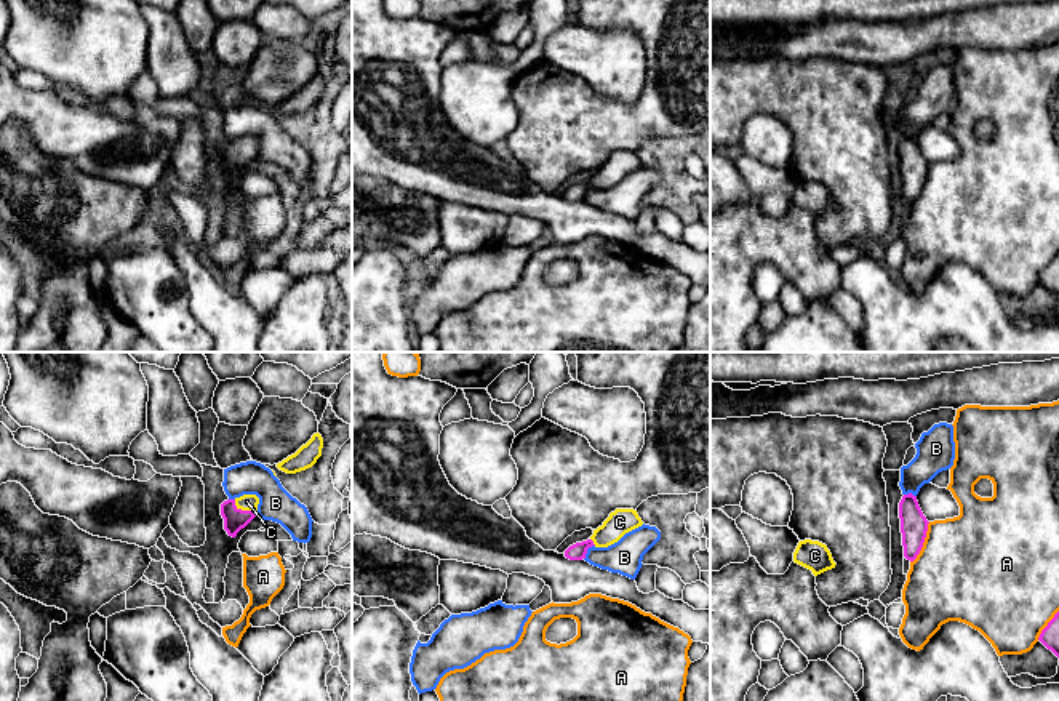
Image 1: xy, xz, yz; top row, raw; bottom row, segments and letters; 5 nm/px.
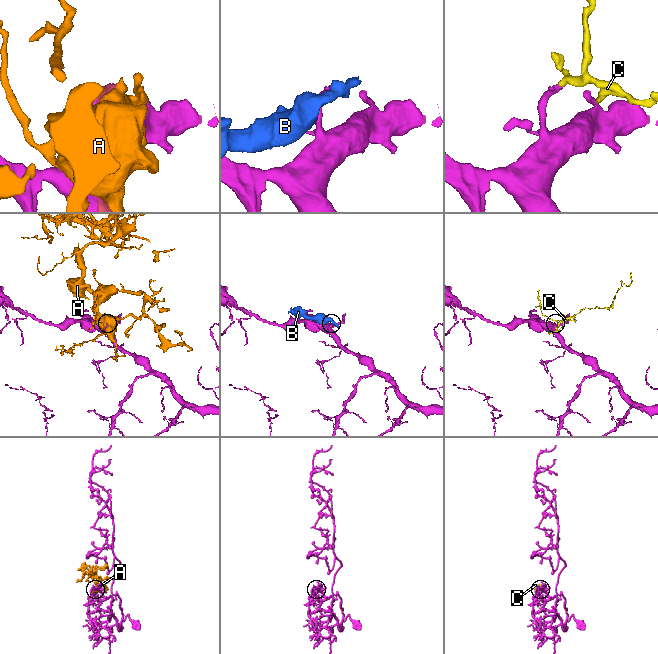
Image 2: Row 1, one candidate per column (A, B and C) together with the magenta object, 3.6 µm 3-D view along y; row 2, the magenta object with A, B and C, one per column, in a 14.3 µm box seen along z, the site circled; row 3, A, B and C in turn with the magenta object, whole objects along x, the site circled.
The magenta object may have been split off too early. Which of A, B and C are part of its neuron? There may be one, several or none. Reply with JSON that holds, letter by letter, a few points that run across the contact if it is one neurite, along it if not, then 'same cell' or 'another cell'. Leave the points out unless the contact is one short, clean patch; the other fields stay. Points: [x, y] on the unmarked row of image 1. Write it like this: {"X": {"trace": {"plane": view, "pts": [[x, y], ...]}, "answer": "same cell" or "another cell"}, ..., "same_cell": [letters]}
{"A": {"answer": "another cell"}, "B": {"answer": "another cell"}, "C": {"trace": {"plane": "xy", "pts": [[235, 160], [243, 152], [247, 143]]}, "answer": "same cell"}, "same_cell": ["C"]}

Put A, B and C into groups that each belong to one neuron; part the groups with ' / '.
A / B / C

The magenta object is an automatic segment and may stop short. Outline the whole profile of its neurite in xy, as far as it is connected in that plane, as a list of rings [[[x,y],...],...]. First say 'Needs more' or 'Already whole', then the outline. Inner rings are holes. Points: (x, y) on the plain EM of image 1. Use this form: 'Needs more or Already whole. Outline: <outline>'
Needs more. Outline: [[[243,136],[235,141],[227,141],[221,146],[224,171],[235,179],[258,157],[259,139],[256,136]]]

